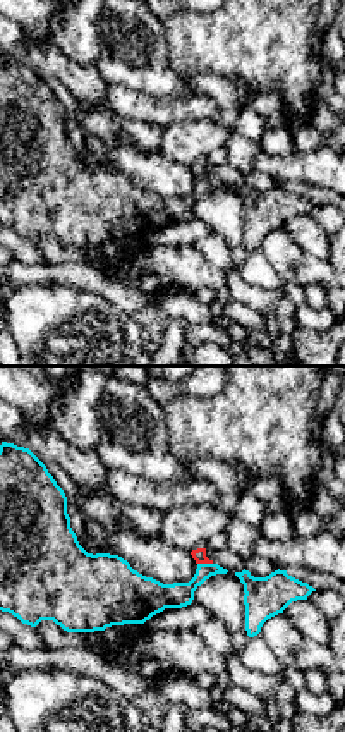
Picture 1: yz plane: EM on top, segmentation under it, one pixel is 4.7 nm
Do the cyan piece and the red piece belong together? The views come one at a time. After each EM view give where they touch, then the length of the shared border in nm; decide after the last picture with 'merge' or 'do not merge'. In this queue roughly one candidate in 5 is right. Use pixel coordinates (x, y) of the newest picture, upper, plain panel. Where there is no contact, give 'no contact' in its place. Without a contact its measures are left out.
(205, 179) | 70 nm

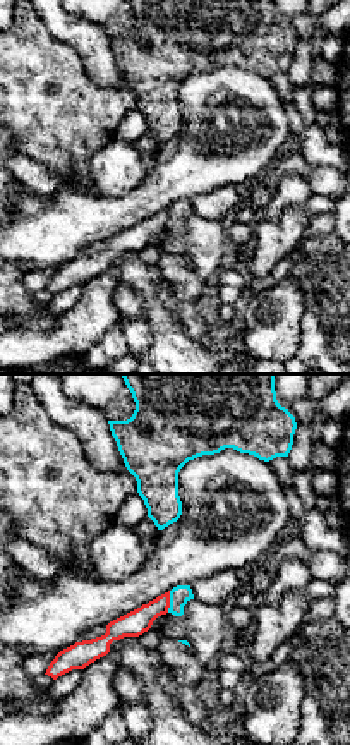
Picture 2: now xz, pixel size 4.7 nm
(170, 217) | 110 nm

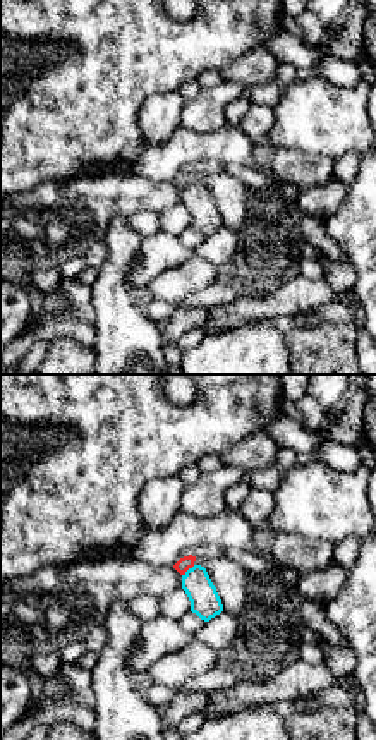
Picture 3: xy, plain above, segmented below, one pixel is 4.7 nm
(188, 186) | 80 nm

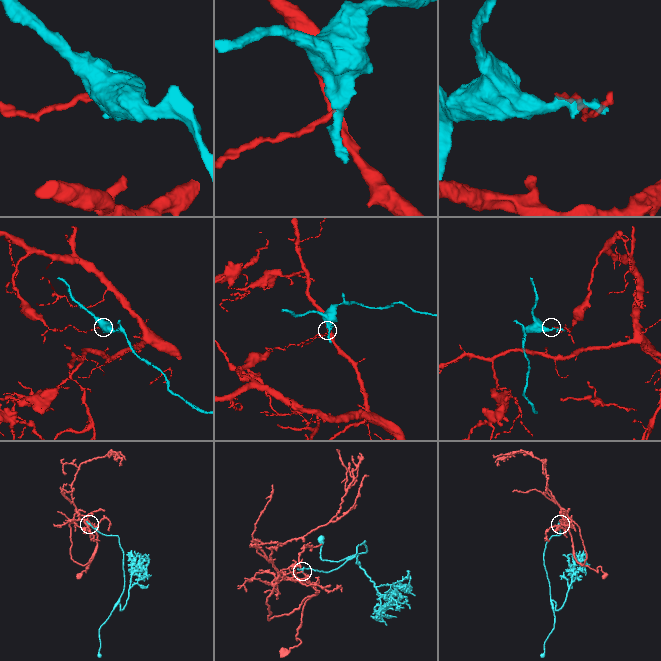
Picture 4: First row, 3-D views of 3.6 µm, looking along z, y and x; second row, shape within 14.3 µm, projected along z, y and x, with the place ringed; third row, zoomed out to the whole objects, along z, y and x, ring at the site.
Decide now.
do not merge

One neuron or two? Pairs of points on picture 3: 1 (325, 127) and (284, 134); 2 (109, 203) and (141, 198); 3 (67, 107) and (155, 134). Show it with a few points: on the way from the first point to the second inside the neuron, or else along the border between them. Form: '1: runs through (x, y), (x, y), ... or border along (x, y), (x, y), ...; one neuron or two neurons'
1: runs through (315, 127), (294, 127); one neuron
2: runs through (117, 198), (133, 198); one neuron
3: border along (157, 93), (139, 110), (139, 134), (145, 146); two neurons

